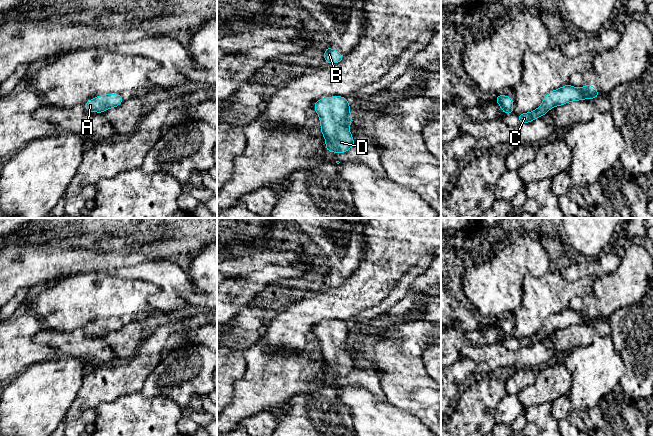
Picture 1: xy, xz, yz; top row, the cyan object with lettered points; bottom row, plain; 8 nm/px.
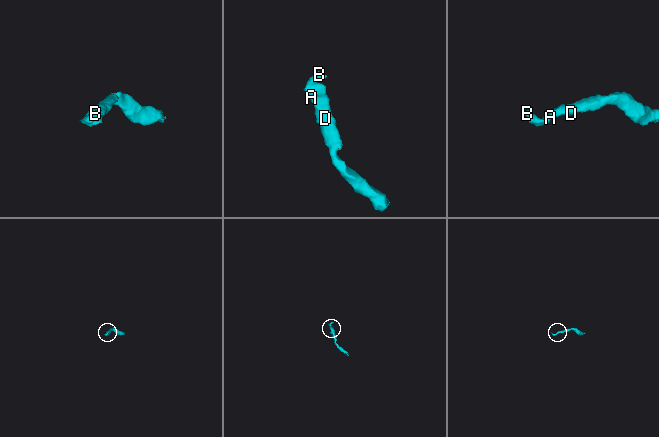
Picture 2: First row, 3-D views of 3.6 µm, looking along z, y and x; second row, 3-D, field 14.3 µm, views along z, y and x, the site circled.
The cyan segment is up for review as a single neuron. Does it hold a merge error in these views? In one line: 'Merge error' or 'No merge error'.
No merge error

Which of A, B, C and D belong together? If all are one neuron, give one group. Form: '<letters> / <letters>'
A B C D

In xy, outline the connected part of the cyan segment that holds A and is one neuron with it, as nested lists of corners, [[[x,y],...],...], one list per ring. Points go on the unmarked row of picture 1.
[[[119,318],[99,319],[84,328],[89,336],[104,337],[106,333],[118,331],[124,322]]]

